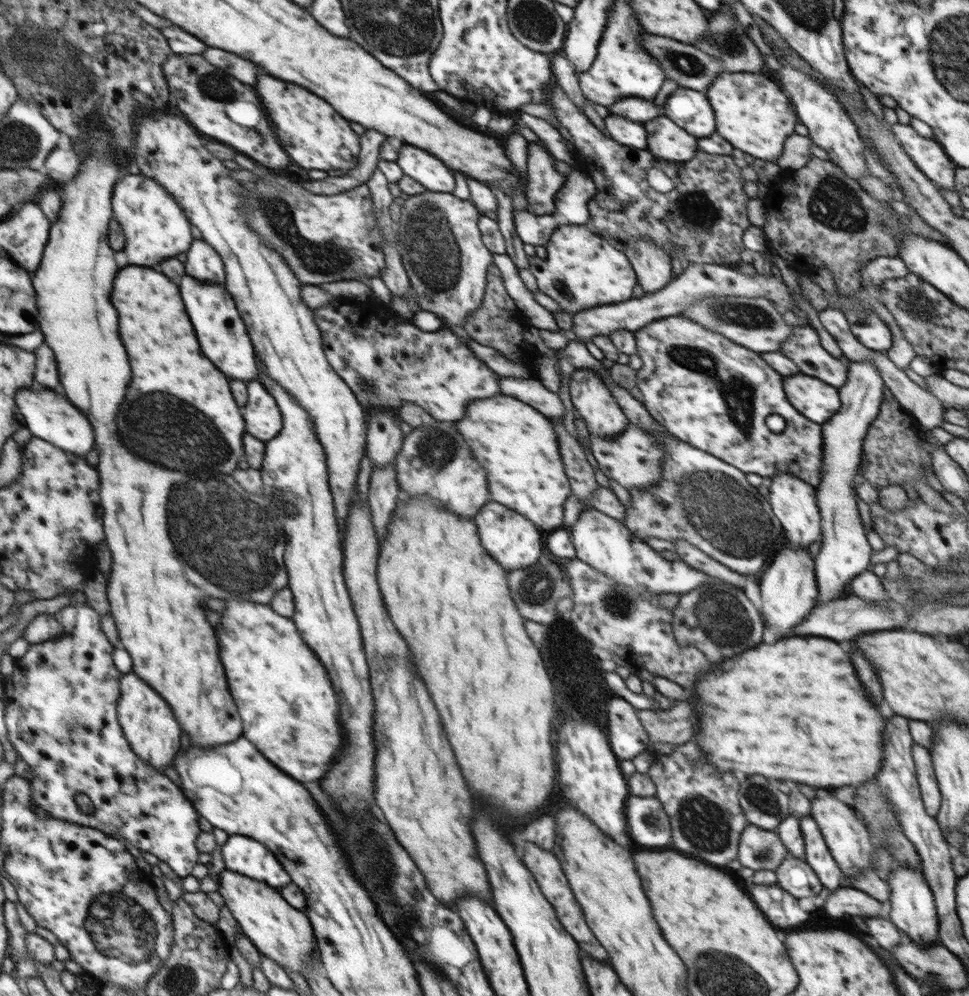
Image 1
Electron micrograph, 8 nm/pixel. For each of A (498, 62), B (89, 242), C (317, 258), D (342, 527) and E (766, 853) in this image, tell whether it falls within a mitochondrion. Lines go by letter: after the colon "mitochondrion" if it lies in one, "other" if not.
A: other
B: other
C: mitochondrion
D: other
E: mitochondrion

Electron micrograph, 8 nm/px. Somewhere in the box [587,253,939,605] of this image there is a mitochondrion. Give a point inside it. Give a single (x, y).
(700, 494)

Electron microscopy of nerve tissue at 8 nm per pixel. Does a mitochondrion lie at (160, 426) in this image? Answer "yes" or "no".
yes

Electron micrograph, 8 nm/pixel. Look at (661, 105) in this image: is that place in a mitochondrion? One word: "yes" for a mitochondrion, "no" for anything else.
no

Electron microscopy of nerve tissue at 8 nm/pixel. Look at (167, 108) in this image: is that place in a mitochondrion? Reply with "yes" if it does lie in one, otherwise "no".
no

